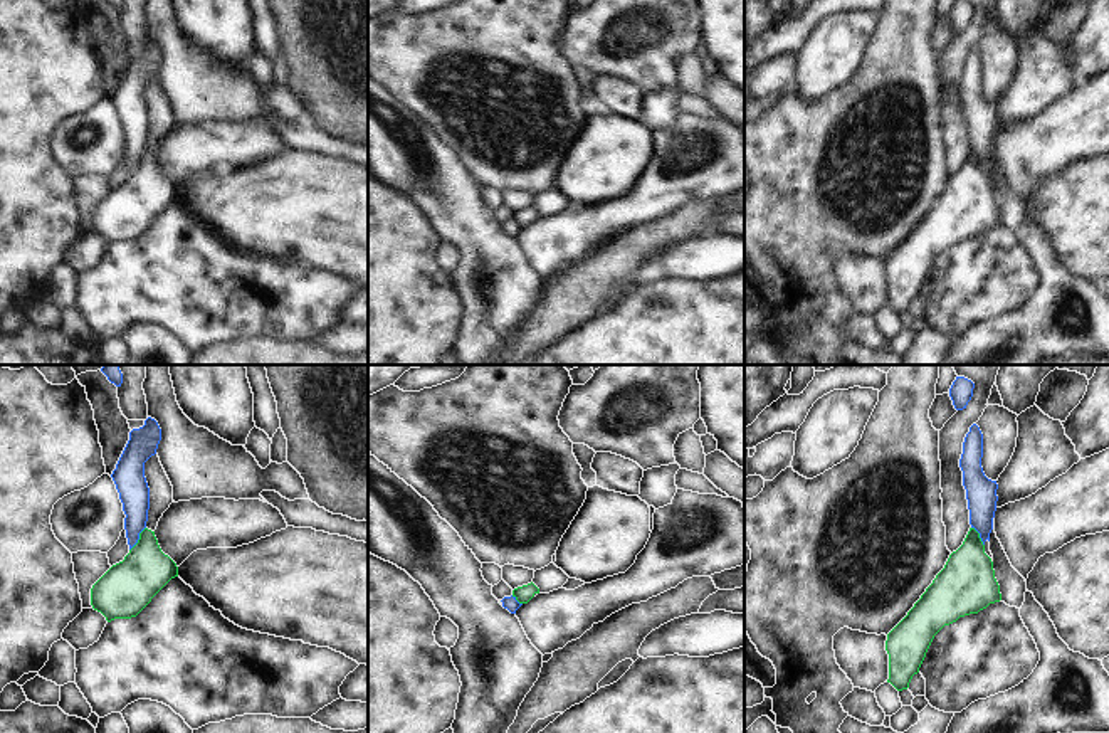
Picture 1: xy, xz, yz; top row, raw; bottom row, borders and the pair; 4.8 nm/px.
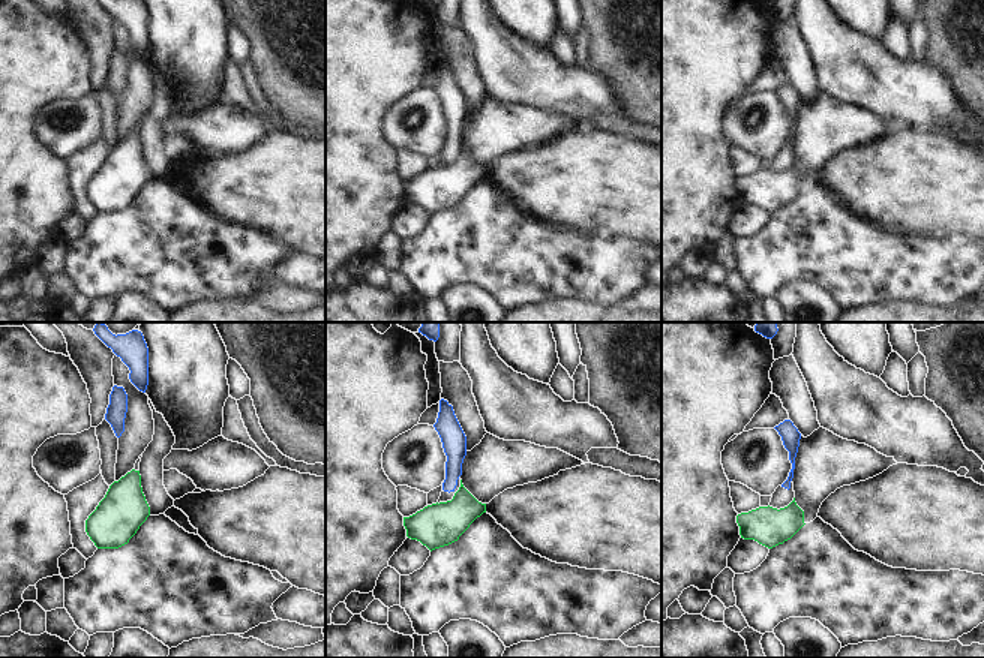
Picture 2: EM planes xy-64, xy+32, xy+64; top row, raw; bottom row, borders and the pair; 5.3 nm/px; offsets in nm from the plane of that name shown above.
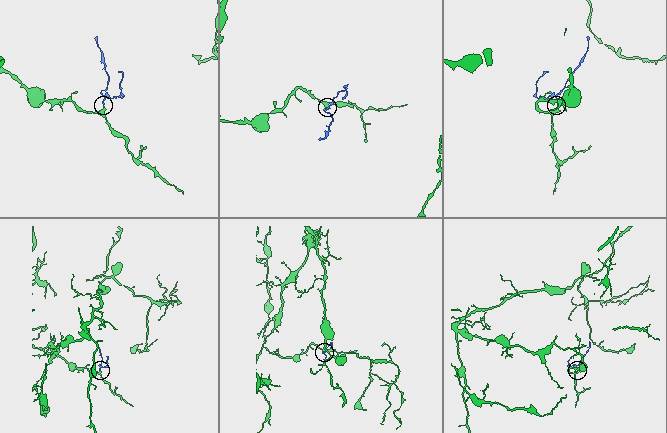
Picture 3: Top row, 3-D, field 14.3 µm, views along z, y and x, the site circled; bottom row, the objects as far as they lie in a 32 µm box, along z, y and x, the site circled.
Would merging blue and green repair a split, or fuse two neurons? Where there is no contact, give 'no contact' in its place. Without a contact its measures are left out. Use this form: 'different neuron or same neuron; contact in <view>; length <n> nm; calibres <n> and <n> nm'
different neuron; contact in xy; length 140 nm; calibres 150 and 240 nm

